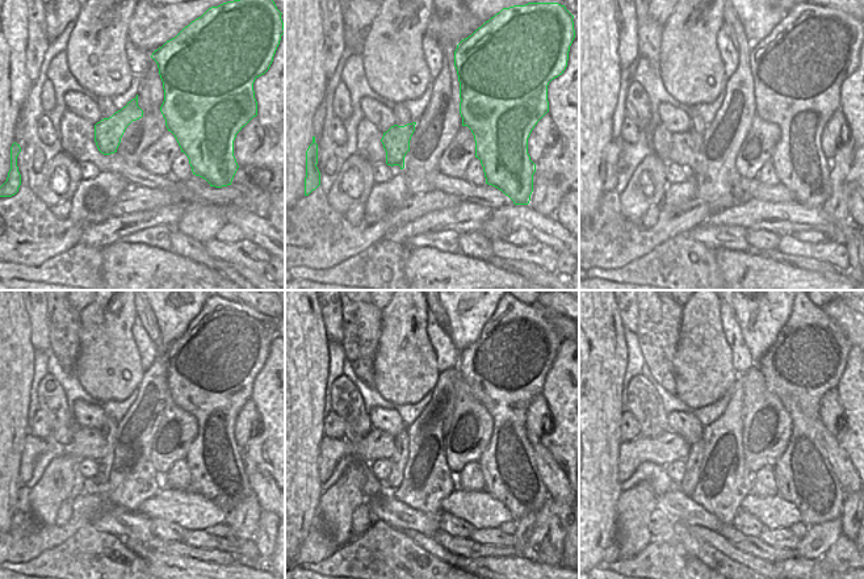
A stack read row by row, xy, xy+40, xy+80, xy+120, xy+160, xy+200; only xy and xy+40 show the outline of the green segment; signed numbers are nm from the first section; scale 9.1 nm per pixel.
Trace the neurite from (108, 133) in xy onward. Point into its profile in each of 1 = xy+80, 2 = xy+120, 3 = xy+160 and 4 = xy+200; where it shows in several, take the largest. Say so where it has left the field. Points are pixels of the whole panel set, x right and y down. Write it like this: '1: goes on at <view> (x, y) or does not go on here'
1: goes on at xy+80 (683, 147)
2: goes on at xy+120 (87, 443)
3: goes on at xy+160 (377, 444)
4: goes on at xy+200 (669, 447)

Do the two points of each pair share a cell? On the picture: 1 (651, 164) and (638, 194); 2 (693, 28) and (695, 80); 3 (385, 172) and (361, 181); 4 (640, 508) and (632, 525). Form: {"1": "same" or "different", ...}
{"1": "same", "2": "same", "3": "different", "4": "same"}

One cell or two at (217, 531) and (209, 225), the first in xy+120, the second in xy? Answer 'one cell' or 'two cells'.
two cells

